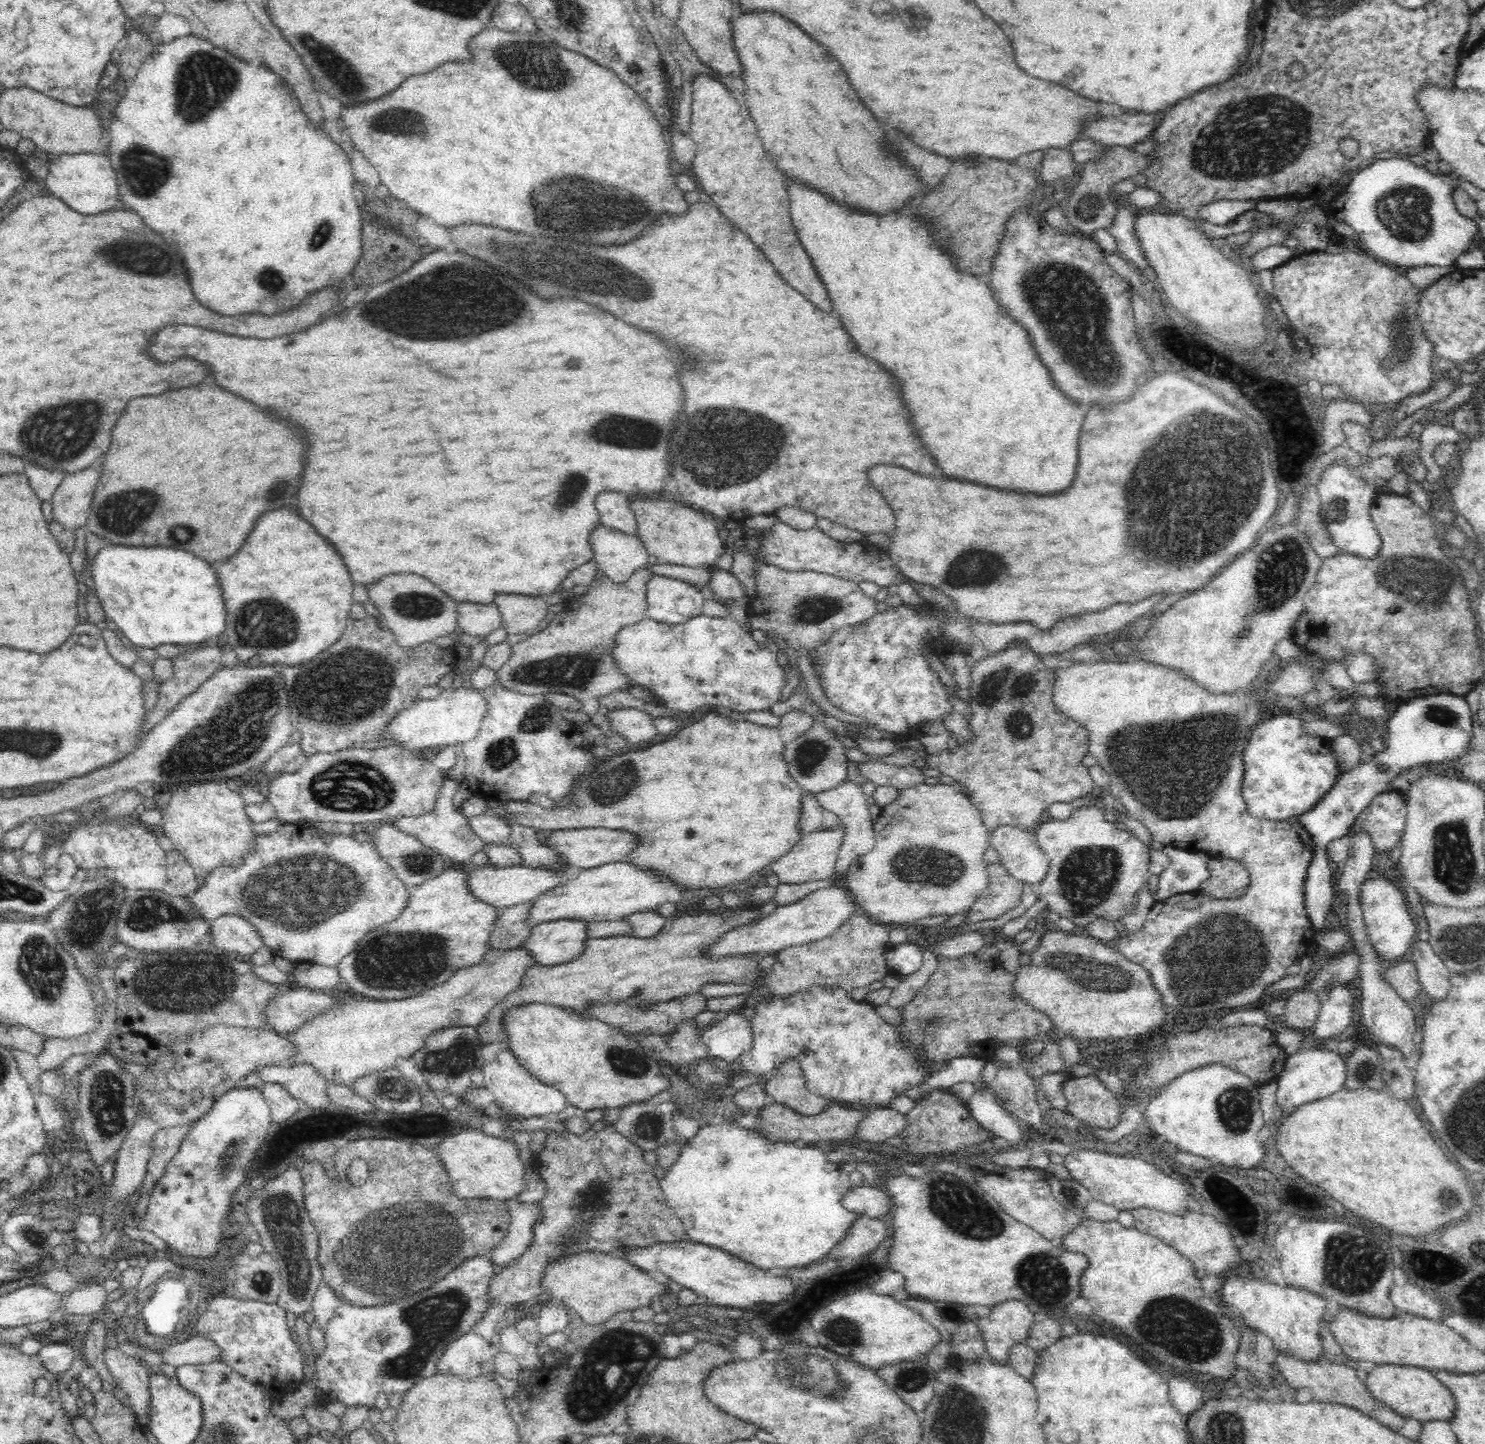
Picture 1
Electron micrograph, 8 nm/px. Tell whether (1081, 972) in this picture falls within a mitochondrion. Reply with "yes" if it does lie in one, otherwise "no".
yes

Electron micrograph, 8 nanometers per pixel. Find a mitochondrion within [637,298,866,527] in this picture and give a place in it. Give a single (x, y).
(712, 441)

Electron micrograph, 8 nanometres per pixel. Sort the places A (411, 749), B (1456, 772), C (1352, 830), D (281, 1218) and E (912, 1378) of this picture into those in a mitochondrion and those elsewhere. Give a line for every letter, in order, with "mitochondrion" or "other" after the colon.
A: other
B: other
C: other
D: mitochondrion
E: mitochondrion

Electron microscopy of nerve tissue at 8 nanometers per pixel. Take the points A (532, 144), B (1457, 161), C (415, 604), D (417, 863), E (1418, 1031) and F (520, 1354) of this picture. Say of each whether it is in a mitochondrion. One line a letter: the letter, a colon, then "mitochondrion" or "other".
A: other
B: other
C: mitochondrion
D: mitochondrion
E: other
F: other

